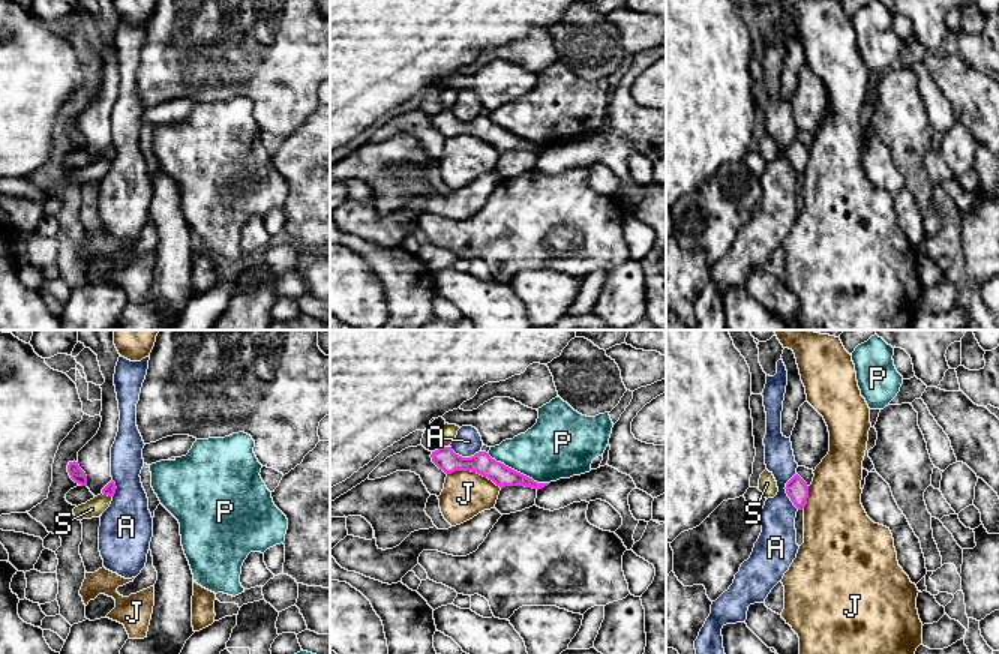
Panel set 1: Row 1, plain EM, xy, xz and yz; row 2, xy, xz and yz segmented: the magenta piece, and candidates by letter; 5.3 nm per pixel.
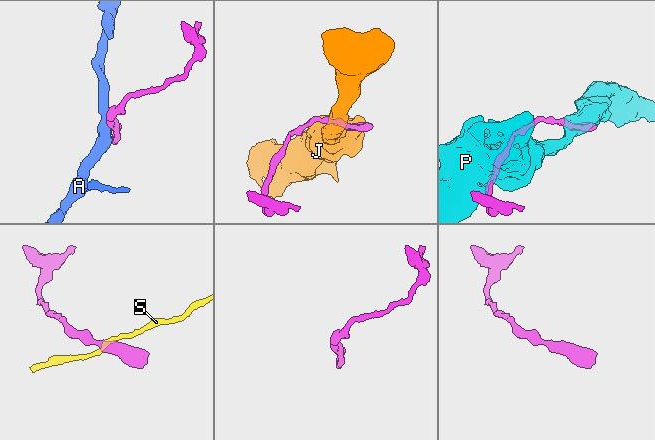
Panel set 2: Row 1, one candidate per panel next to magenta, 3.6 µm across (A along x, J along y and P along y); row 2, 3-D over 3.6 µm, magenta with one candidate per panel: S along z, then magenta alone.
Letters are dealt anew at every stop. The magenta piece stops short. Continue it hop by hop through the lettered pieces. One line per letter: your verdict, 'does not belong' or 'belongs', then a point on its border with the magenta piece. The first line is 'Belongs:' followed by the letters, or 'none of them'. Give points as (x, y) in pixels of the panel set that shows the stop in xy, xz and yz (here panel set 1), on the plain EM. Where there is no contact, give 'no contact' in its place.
Belongs: none of them
A: does not belong; meets magenta in yz at (786, 155)
J: does not belong; meets magenta in xz at (474, 135)
P: does not belong; meets magenta in xz at (516, 135)
S: does not belong; meets magenta in xy at (107, 158)

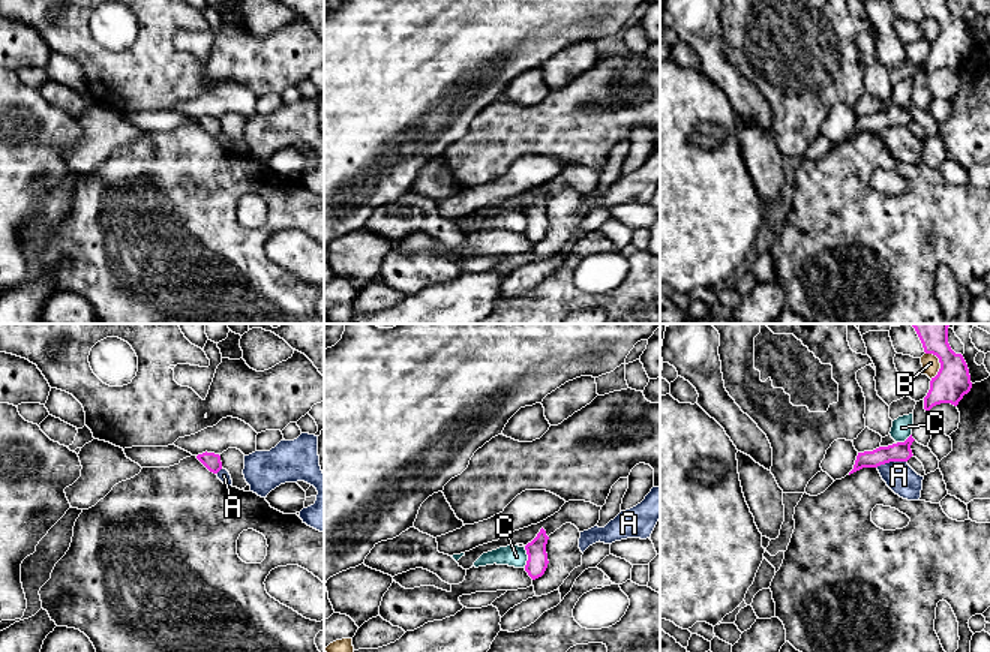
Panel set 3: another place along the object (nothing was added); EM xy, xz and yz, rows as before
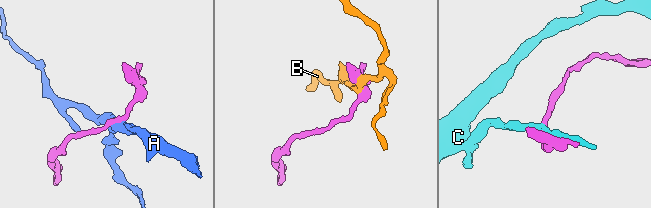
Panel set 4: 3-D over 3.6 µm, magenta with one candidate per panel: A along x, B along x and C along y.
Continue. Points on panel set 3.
Belongs: none of them
A: does not belong; meets magenta in yz at (891, 125)
B: does not belong; meets magenta in yz at (939, 26)
C: does not belong; meets magenta in xz at (528, 222)

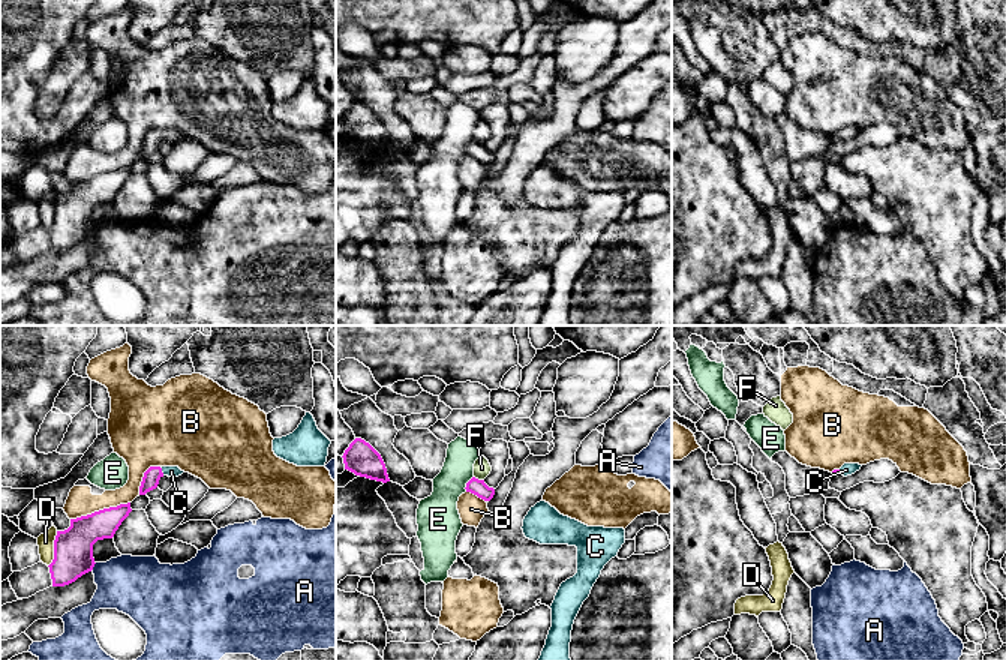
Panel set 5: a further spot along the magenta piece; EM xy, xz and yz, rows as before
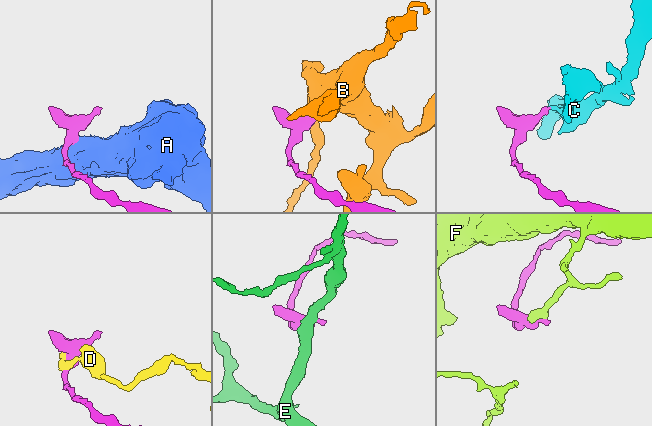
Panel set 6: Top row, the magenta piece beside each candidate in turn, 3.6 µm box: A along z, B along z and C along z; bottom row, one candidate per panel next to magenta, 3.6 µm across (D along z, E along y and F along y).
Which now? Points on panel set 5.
Belongs: C
A: does not belong; meets magenta in xy at (93, 230)
B: does not belong; meets magenta in xy at (99, 174)
C: belongs; meets magenta in xy at (161, 135)
D: does not belong; meets magenta in xy at (54, 213)
E: does not belong; meets magenta in xz at (467, 147)
F: does not belong; meets magenta in xz at (477, 143)

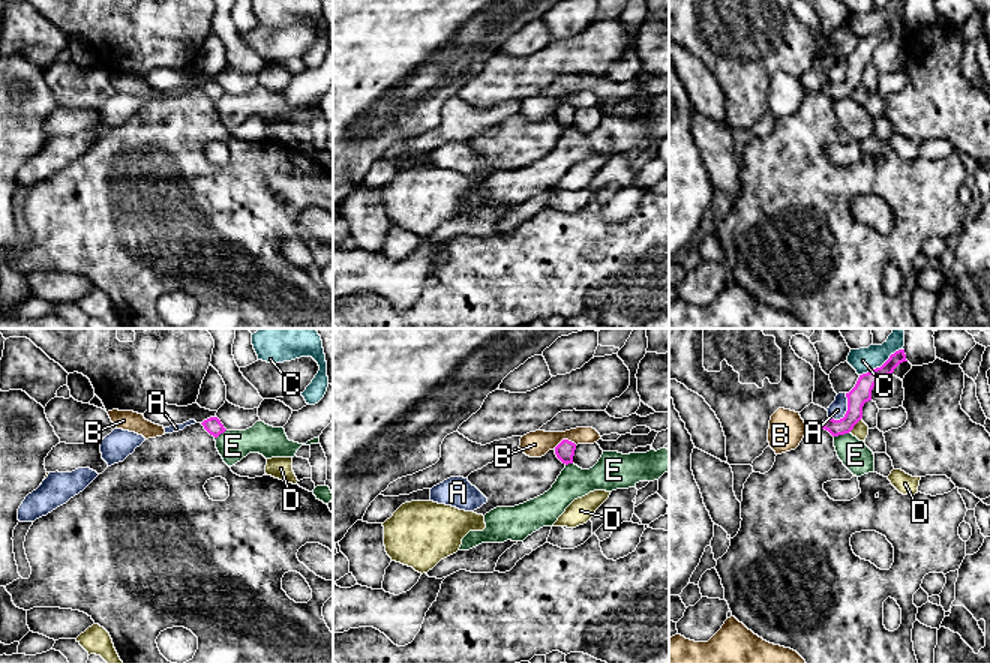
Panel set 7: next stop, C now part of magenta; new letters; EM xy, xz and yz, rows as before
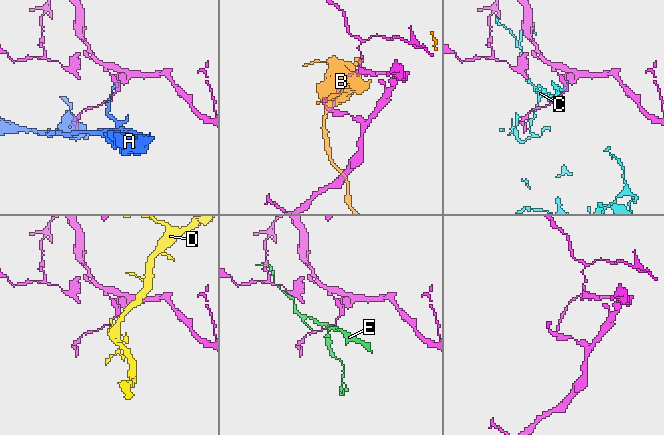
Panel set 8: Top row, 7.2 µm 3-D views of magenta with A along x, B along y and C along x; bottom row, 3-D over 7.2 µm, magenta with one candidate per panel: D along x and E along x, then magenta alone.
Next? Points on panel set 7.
Belongs: none of them
A: does not belong; meets magenta in yz at (846, 75)
B: does not belong; meets magenta in xz at (564, 104)
C: does not belong; meets magenta in yz at (882, 29)
D: does not belong; meets magenta in yz at (855, 87)
E: does not belong; meets magenta in yz at (842, 98)

